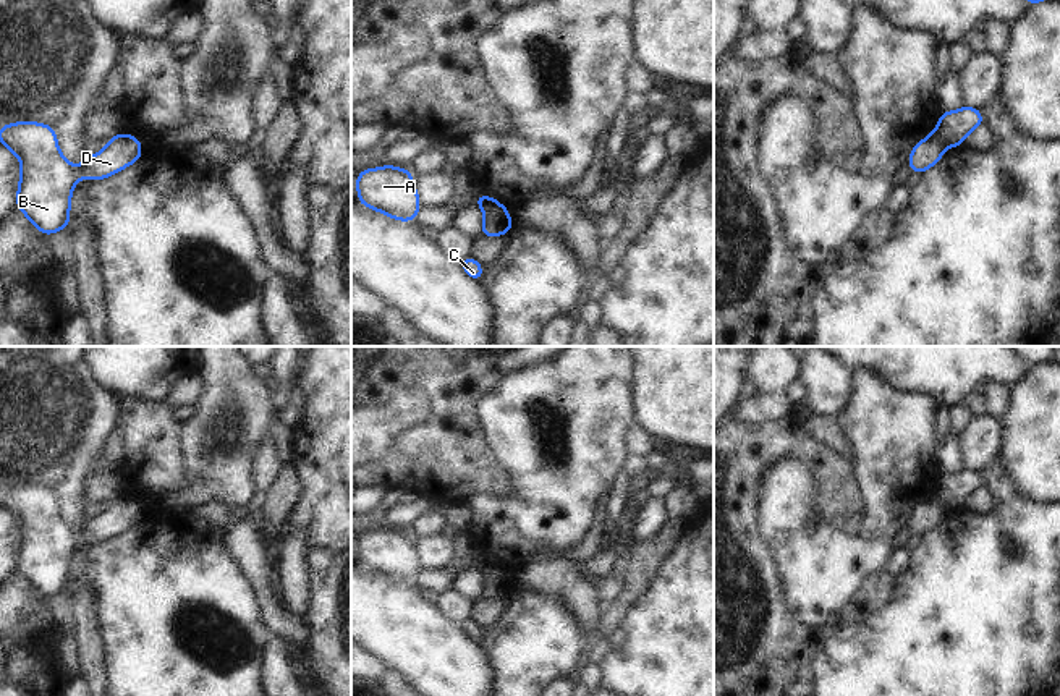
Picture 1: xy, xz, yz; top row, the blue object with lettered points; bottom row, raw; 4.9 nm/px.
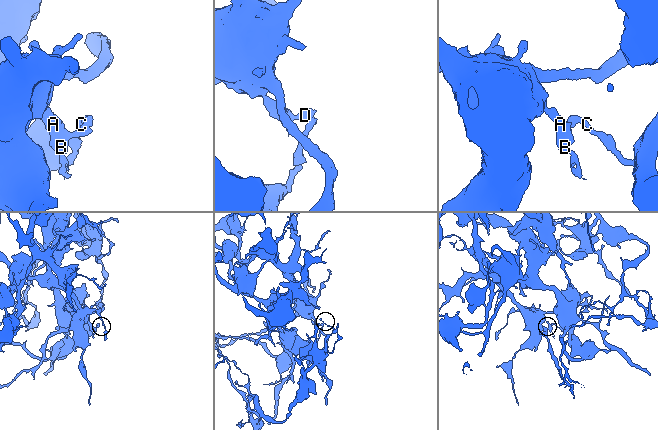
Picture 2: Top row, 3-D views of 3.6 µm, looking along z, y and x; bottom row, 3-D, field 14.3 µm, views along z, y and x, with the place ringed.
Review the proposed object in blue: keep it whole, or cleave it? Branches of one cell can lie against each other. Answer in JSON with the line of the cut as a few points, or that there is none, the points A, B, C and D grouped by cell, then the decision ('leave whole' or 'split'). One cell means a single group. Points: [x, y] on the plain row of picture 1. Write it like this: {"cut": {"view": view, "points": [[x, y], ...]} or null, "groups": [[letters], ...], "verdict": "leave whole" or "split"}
{"cut": {"view": "xz", "points": [[497, 565], [479, 568]]}, "groups": [["A", "B", "D"], ["C"]], "verdict": "split"}

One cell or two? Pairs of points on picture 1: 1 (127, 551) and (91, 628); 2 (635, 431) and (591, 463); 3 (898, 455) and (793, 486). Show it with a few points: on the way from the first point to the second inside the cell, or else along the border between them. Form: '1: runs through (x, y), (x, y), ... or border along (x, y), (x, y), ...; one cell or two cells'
1: border along (89, 581), (104, 656); two cells
2: border along (633, 421), (625, 436), (628, 452); two cells
3: runs through (889, 499), (860, 543), (829, 543), (816, 530); one cell

